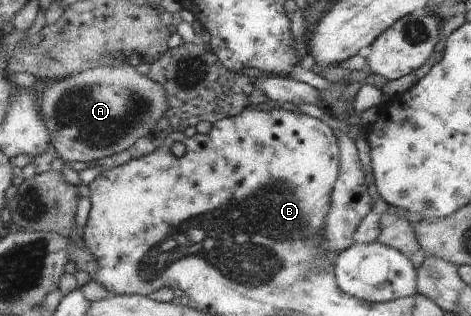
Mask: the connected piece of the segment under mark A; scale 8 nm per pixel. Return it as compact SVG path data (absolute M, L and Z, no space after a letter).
M124 65L90 69L63 81L51 82L39 94L39 105L51 132L52 146L59 157L67 163L91 163L129 150L135 143L149 136L169 106L169 99L160 83L147 75L140 75L133 66Z

